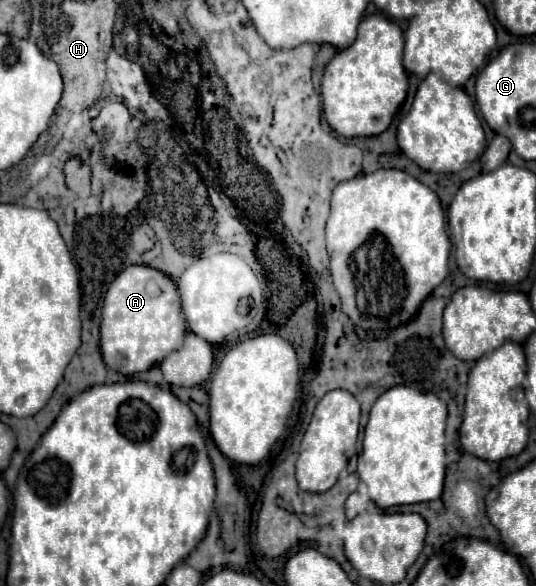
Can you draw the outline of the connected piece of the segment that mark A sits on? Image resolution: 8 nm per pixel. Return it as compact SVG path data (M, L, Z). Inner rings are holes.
M150 266L124 268L104 296L100 350L108 368L122 374L136 374L160 364L164 356L176 352L186 336L186 320L180 308L176 284Z

